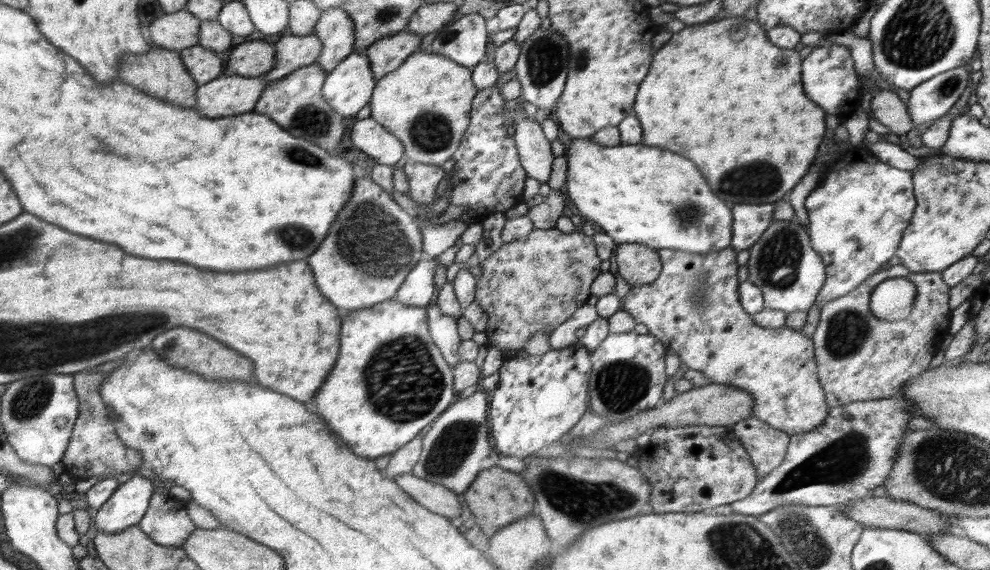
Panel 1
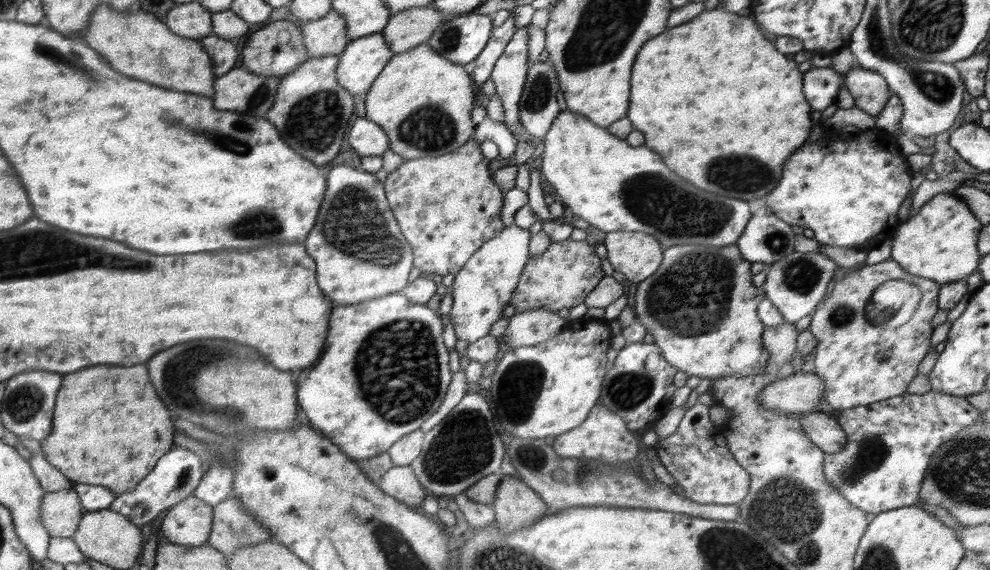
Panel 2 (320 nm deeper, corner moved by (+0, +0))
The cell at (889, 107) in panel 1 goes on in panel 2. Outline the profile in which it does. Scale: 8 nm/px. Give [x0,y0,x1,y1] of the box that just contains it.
[844,66,892,120]

